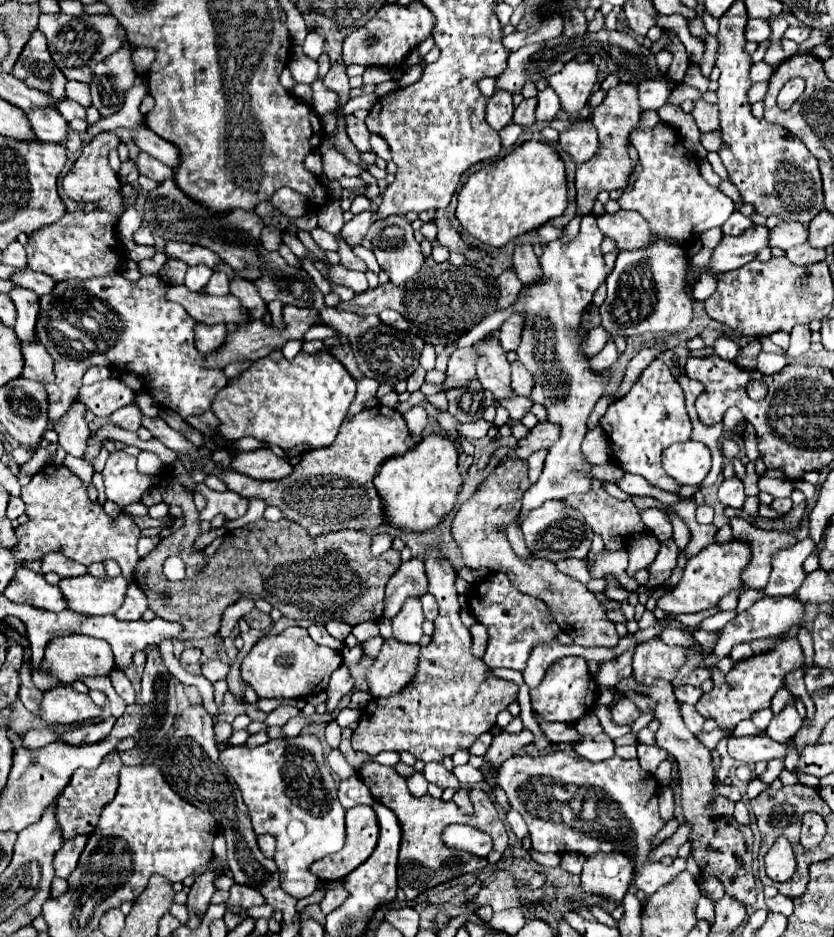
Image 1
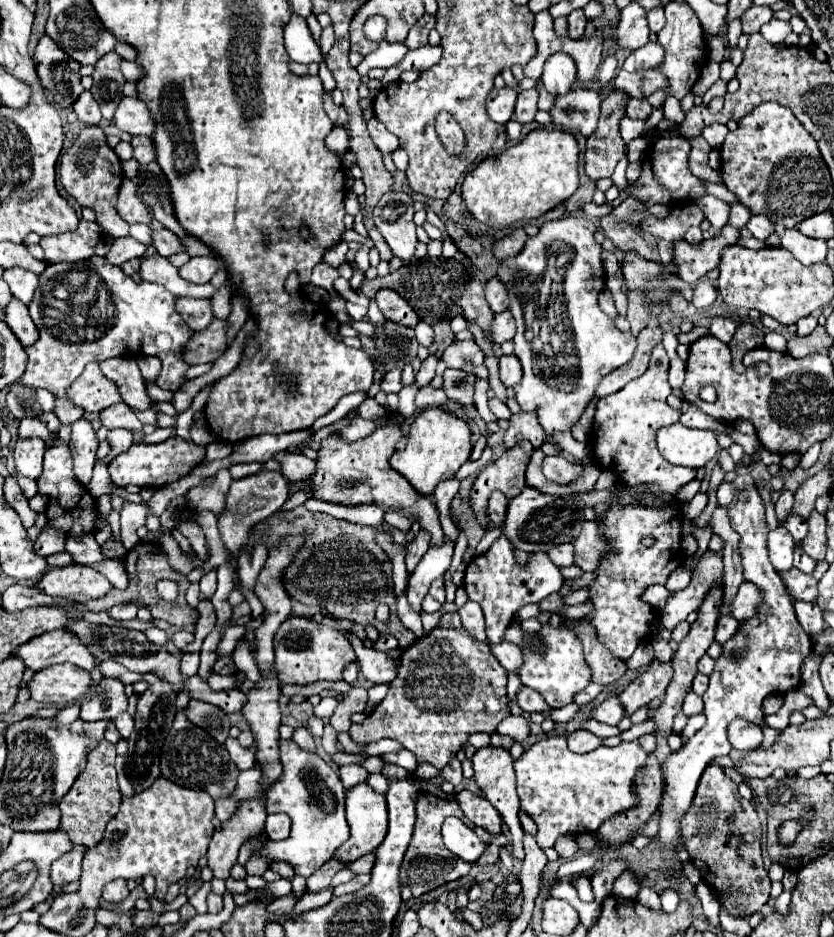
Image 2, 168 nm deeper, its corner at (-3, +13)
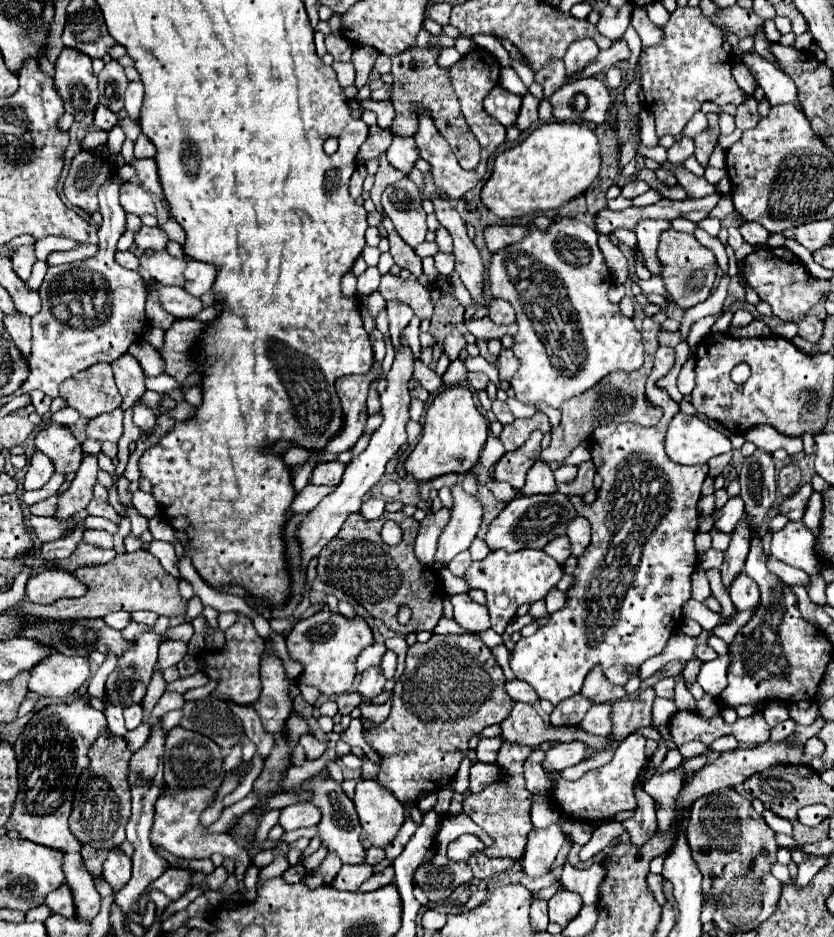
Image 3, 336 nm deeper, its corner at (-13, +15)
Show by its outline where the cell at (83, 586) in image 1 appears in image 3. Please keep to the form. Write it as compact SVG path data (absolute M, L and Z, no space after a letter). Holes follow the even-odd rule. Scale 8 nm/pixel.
M43 570L27 580L25 600L33 604L53 604L61 598L85 596L85 584L73 574L61 570Z

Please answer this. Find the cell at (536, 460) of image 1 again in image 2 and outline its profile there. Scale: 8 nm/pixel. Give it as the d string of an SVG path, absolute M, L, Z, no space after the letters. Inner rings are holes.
M541 448L533 450L531 462L529 462L529 466L527 466L527 484L531 484L531 486L537 488L537 490L543 490L543 492L547 492L547 494L567 494L567 492L569 492L569 490L567 490L569 486L559 486L559 484L555 484L555 482L551 482L551 480L545 478L545 474L543 474L543 470L541 470L543 458L545 458L545 454L543 454Z

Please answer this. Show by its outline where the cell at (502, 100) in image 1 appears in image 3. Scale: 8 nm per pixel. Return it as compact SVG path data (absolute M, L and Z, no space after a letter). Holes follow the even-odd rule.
M495 86L483 100L485 112L499 120L503 126L513 126L521 108L521 96L511 94L503 90L501 86Z

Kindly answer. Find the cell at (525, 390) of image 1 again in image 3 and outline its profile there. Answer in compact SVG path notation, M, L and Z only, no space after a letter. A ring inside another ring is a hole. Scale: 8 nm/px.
M501 350L501 354L497 356L497 370L499 370L499 380L501 382L509 382L511 376L517 372L519 362L515 360L511 350Z

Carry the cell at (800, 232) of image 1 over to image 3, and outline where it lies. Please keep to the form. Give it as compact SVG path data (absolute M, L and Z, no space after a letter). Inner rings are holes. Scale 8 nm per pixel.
M743 222L743 224L739 226L739 232L741 232L743 240L749 242L749 244L753 244L753 246L757 246L757 244L761 246L761 244L765 244L767 238L769 238L769 232L767 232L761 224L753 224L753 222Z

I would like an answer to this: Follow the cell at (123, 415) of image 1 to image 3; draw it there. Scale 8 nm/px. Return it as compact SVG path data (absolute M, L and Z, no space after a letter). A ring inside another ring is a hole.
M117 408L115 412L109 414L101 414L93 420L89 420L85 436L91 440L111 440L111 442L119 442L123 434L123 410Z

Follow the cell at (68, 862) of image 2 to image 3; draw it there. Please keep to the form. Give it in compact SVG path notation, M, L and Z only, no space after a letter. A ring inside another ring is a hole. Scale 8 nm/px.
M63 884L59 890L51 892L47 896L47 900L45 900L45 906L49 906L53 914L61 914L65 918L73 918L75 916L73 898L71 898L71 890L67 888L67 884Z

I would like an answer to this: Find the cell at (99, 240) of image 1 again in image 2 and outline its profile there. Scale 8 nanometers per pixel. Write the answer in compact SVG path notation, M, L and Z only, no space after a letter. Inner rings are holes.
M85 218L79 220L77 230L67 234L55 234L55 236L43 236L41 248L45 252L47 264L57 262L79 262L95 256L95 246L103 238L103 228L99 222L89 222Z

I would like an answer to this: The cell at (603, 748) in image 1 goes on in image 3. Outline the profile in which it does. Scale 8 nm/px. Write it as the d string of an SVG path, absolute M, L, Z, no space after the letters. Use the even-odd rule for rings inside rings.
M569 742L569 744L557 744L551 750L545 752L543 758L543 770L563 770L569 766L575 766L583 760L587 746L583 742Z

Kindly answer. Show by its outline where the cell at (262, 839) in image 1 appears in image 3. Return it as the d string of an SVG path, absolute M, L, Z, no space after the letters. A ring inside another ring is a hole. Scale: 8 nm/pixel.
M311 802L283 808L281 810L281 818L279 818L279 824L287 832L289 830L297 830L301 826L317 826L319 822L321 822L321 810Z

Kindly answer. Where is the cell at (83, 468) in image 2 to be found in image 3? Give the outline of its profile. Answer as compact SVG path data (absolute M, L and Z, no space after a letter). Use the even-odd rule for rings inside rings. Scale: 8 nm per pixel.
M87 456L79 470L77 470L77 476L75 480L71 482L71 490L67 490L65 494L59 496L59 502L57 502L57 512L53 518L57 520L69 520L73 518L79 510L83 510L91 498L93 498L93 484L97 480L97 456Z

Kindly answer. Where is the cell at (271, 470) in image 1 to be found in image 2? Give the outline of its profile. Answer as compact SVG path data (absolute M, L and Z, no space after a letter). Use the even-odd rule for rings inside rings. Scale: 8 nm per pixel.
M285 450L285 452L277 452L273 458L279 462L283 478L293 484L303 482L307 476L311 476L315 472L315 462L303 454L293 454L293 452Z

